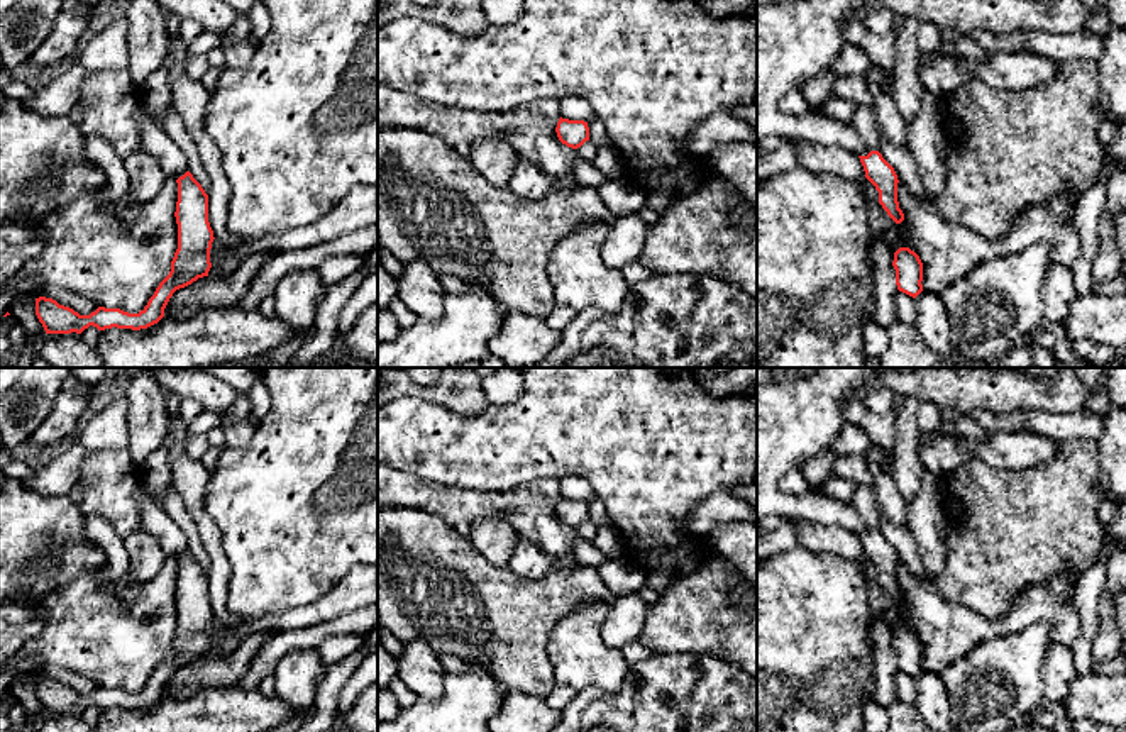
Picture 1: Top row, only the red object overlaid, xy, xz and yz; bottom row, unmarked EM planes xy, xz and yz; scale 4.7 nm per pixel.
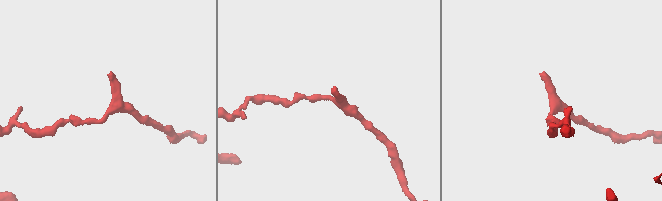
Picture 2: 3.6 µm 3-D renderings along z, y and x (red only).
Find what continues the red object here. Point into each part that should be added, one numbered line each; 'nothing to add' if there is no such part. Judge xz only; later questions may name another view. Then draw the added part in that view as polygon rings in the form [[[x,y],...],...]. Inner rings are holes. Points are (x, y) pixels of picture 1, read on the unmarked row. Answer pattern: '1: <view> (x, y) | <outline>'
nothing to add

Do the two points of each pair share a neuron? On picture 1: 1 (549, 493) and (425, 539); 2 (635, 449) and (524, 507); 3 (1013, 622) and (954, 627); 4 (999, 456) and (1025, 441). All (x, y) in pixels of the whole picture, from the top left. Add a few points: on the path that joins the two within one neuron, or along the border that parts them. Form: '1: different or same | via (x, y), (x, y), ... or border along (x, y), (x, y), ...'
1: different | border along (419, 507), (441, 515), (454, 527)
2: different | border along (559, 480), (535, 480), (520, 487)
3: same | via (998, 627), (969, 627)
4: same | via (1006, 449), (1018, 448)

